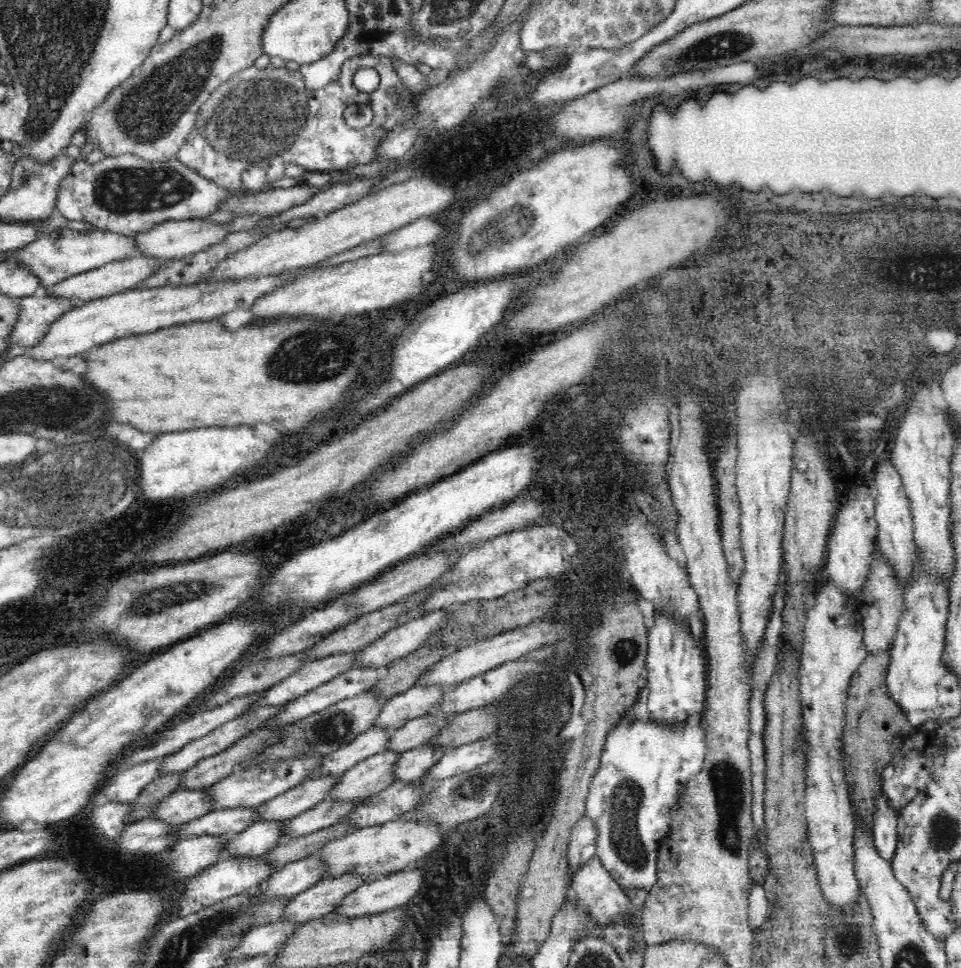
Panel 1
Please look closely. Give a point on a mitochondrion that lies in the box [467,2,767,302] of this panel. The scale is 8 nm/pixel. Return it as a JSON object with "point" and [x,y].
{"point":[720,45]}

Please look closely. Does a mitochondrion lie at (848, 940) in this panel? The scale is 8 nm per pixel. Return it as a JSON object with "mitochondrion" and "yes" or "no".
{"mitochondrion":"yes"}

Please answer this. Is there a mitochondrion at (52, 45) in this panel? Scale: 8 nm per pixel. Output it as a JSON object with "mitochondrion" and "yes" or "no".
{"mitochondrion":"yes"}

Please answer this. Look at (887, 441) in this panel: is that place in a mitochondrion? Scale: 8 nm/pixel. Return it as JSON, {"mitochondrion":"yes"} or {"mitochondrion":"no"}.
{"mitochondrion":"no"}

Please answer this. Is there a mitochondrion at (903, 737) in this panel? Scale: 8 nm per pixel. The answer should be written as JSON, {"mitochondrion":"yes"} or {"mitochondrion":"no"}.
{"mitochondrion":"no"}

